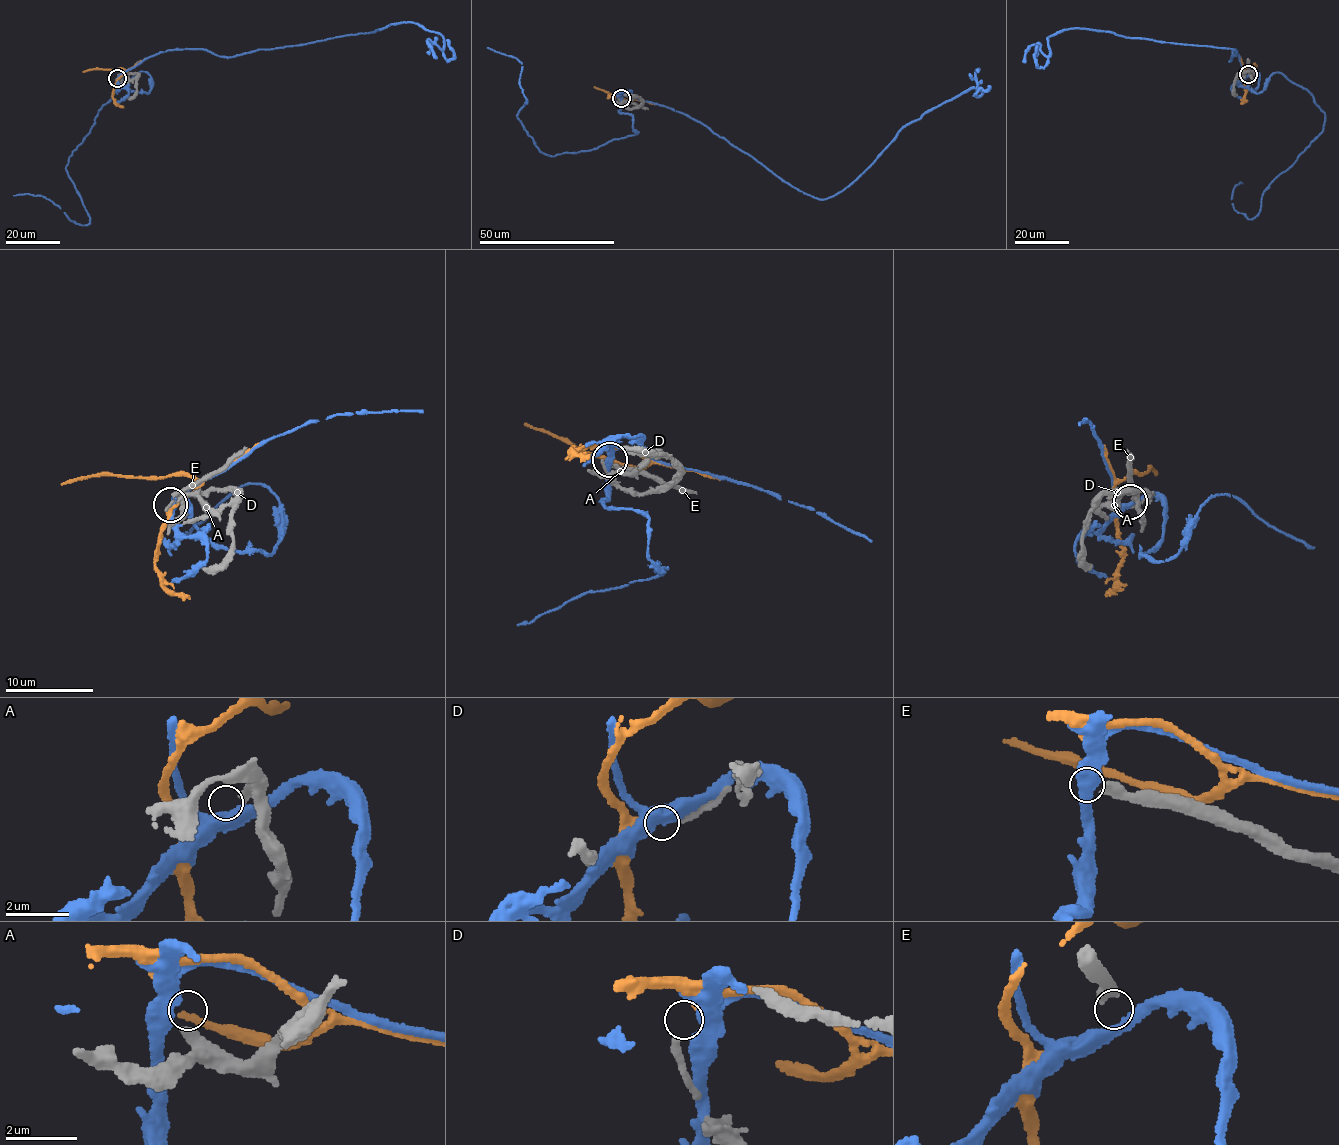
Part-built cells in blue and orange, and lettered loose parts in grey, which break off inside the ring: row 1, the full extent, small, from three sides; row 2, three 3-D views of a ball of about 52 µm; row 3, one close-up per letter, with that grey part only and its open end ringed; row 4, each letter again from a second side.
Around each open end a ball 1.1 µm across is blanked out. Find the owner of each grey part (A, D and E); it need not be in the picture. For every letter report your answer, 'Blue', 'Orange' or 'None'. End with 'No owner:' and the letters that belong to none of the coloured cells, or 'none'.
A: None
D: Orange
E: None
No owner: A, E

